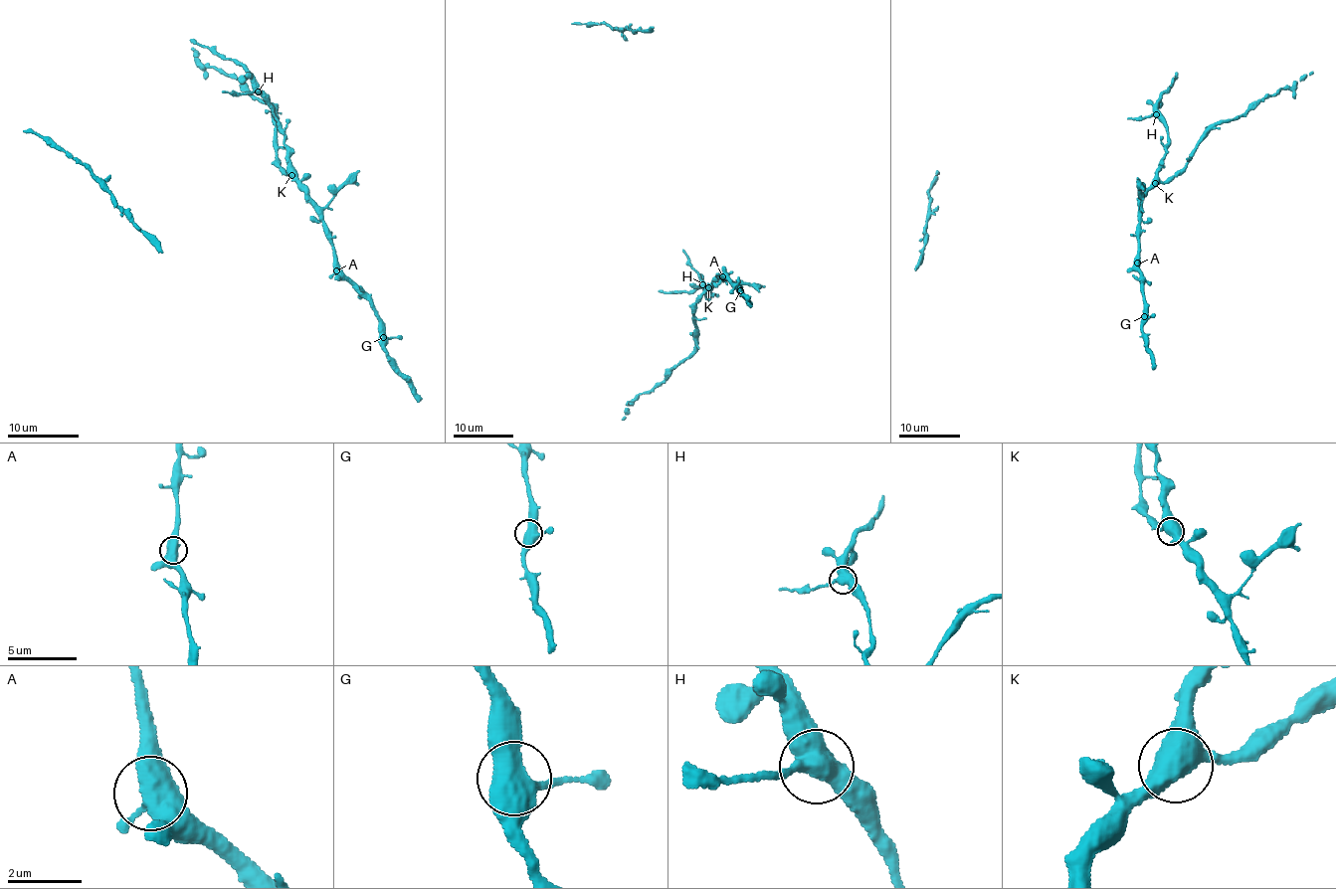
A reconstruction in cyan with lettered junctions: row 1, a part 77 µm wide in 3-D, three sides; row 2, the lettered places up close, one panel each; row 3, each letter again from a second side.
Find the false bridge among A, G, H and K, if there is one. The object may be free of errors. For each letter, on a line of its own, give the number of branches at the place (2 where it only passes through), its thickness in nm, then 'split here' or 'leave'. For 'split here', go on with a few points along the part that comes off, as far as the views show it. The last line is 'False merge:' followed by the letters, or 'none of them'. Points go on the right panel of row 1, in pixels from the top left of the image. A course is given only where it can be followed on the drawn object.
A: 3 | 500 nm | leave
G: 3 | 480 nm | leave
H: 3 | 500 nm | split here | (1156, 114), (1127, 119)
K: 3 | 500 nm | leave
False merge: H

